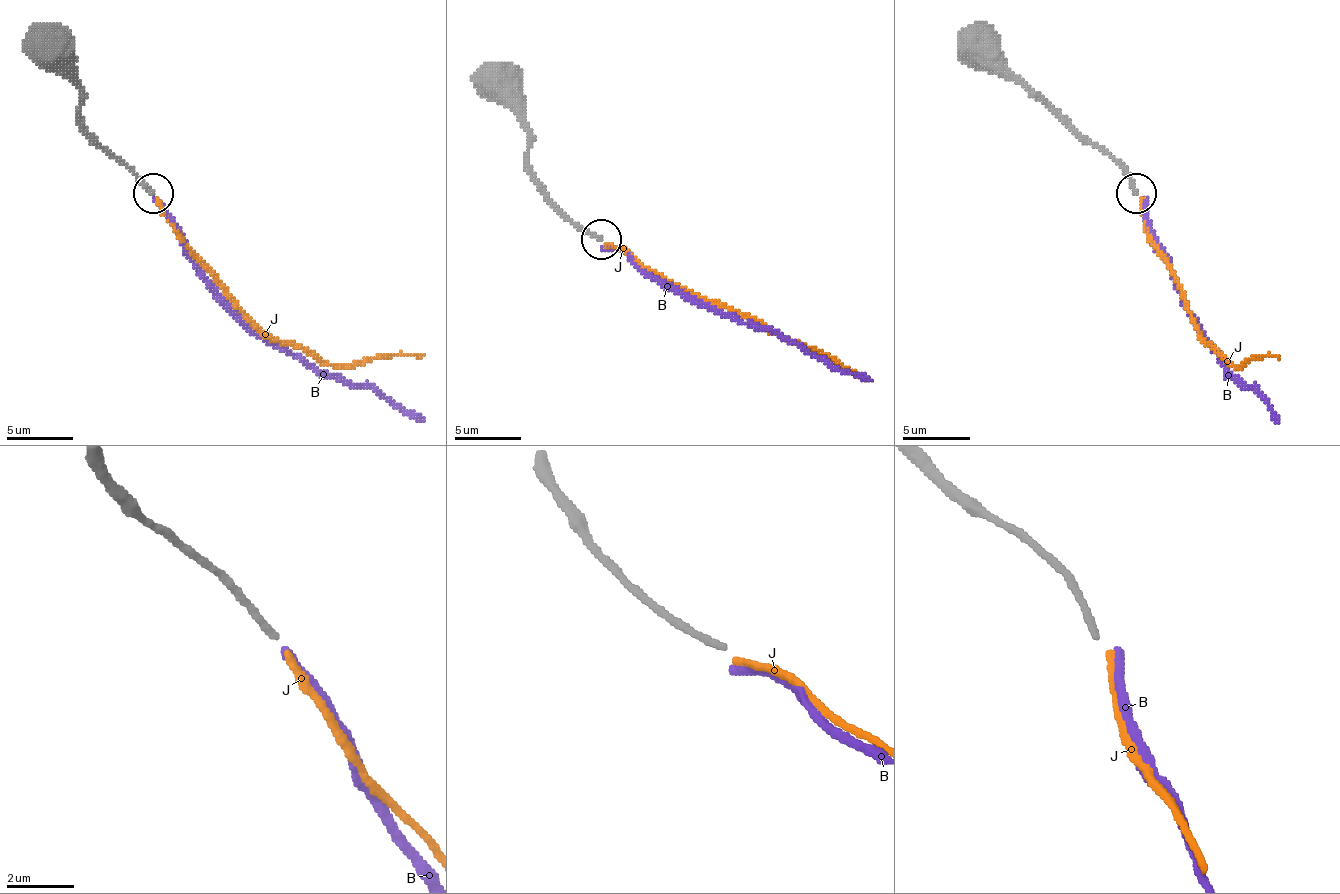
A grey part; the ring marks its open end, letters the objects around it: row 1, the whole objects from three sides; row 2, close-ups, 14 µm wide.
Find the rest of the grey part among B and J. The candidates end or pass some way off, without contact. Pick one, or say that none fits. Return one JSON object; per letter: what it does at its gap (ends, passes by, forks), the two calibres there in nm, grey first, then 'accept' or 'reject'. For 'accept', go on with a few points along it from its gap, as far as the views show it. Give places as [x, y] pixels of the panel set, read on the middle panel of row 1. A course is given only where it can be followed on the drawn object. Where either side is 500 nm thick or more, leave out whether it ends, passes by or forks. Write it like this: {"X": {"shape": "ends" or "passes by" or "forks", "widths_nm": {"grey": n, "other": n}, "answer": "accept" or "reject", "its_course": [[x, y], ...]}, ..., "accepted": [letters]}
{"B": {"shape": "ends", "widths_nm": {"grey": 200, "other": 260}, "answer": "reject"}, "J": {"shape": "ends", "widths_nm": {"grey": 200, "other": 200}, "answer": "reject"}, "accepted": []}

